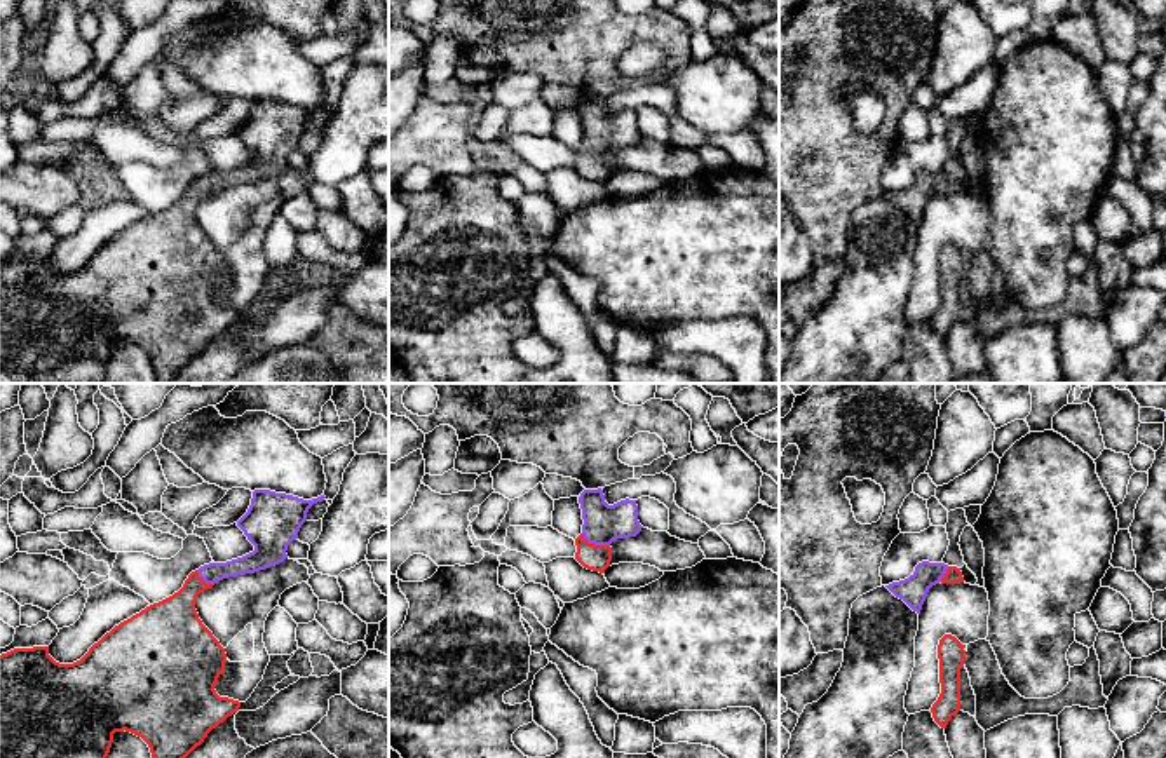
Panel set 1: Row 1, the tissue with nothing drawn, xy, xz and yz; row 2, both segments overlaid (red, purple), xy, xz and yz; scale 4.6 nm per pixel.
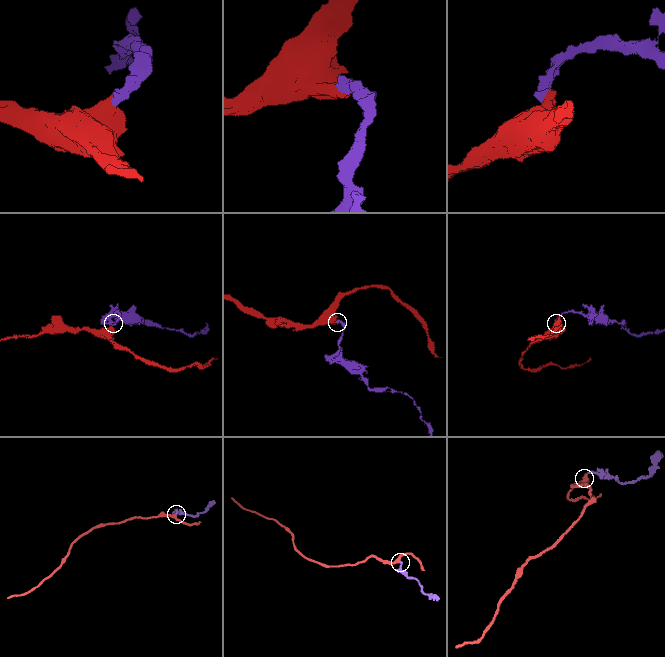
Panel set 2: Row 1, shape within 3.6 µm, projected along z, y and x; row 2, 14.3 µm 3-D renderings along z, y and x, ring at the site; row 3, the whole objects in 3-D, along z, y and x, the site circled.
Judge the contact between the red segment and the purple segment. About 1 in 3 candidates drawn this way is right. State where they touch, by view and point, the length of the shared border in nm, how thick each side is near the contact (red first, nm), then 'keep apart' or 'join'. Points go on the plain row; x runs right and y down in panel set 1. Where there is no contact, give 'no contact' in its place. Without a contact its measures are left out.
contact xz (593, 154); length 150 nm; calibres 120 and 180 nm; join

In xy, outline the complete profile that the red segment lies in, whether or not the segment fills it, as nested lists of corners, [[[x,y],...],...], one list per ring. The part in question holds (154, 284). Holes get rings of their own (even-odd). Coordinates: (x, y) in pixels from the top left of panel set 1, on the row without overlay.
[[[254,99],[247,122],[237,131],[254,160],[227,171],[209,173],[192,181],[183,197],[173,206],[153,213],[115,235],[89,261],[73,274],[59,274],[49,265],[49,256],[14,258],[0,265],[0,383],[103,383],[115,342],[141,347],[160,383],[171,383],[207,343],[239,321],[241,312],[220,307],[214,300],[225,284],[227,263],[213,242],[202,233],[195,220],[200,202],[216,192],[254,183],[282,173],[288,155],[298,148],[308,118],[322,112],[321,105],[303,110],[270,99]]]

